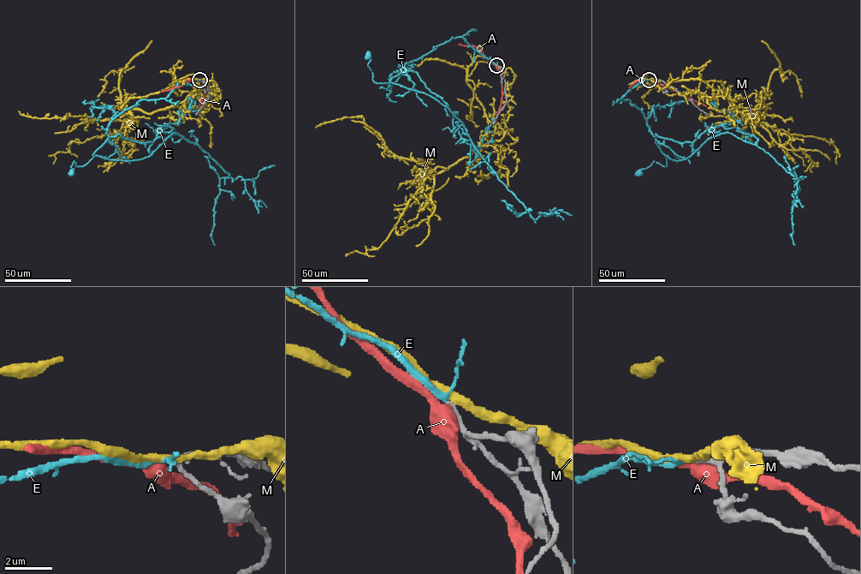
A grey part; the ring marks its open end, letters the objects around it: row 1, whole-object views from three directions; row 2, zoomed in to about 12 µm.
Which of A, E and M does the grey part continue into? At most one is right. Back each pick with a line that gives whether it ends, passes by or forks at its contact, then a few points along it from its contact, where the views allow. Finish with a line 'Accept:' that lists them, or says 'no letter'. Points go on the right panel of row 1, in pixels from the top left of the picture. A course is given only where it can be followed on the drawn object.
E: It passes by. Its course: (649, 80), (620, 98), (628, 99), (644, 114), (667, 166), (654, 161), (638, 173)
Accept: E

